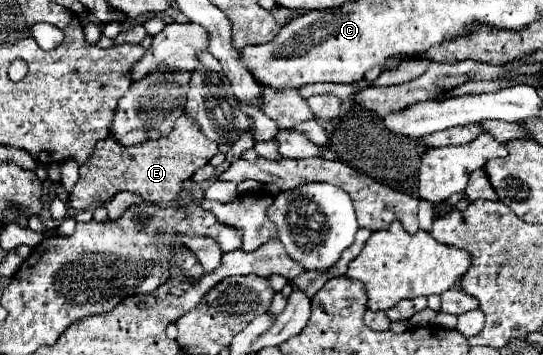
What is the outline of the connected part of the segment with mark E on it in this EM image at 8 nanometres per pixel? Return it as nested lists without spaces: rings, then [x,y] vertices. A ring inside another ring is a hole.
[[[183,113],[169,135],[159,139],[149,139],[145,143],[125,147],[115,137],[107,137],[99,141],[87,159],[79,167],[79,179],[71,191],[71,207],[77,211],[87,209],[91,203],[105,203],[117,191],[131,191],[139,193],[149,203],[169,203],[179,197],[183,191],[183,181],[189,179],[197,169],[205,167],[209,159],[217,153],[217,143],[207,139],[201,131],[199,123]]]

